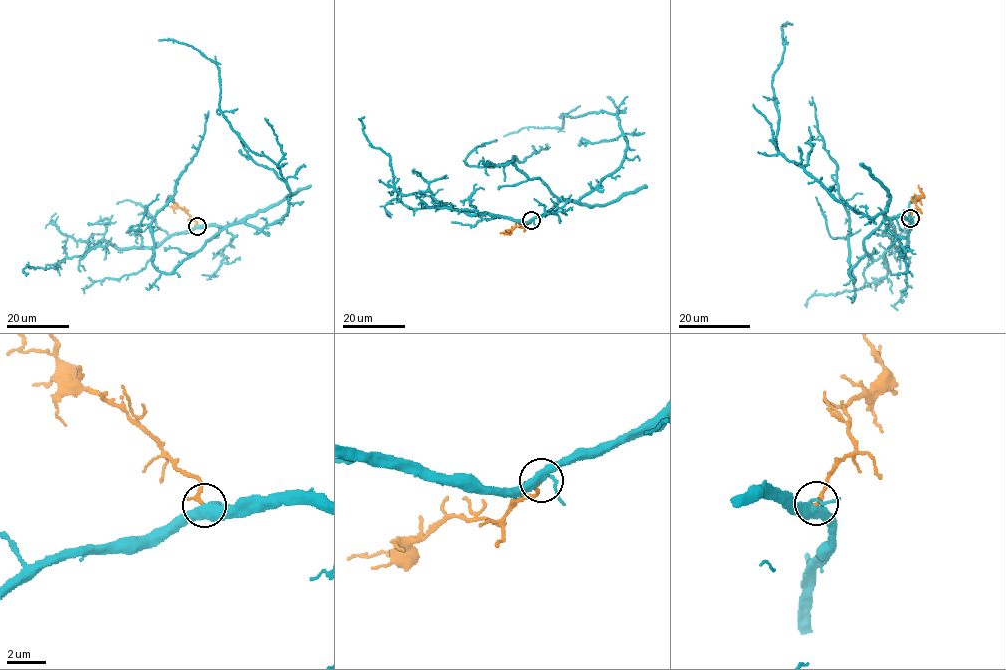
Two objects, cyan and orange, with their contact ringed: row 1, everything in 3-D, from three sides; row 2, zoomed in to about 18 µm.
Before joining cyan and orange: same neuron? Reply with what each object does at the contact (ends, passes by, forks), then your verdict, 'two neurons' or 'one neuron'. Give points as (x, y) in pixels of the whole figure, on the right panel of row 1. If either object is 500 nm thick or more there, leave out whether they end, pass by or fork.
cyan forks; orange ends; two neurons

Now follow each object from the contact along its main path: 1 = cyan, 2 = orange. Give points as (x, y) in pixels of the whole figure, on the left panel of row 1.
1: (197, 225), (276, 223), (286, 213), (288, 185), (220, 109), (218, 66), (185, 44), (158, 40)
2: (197, 225), (170, 195)

